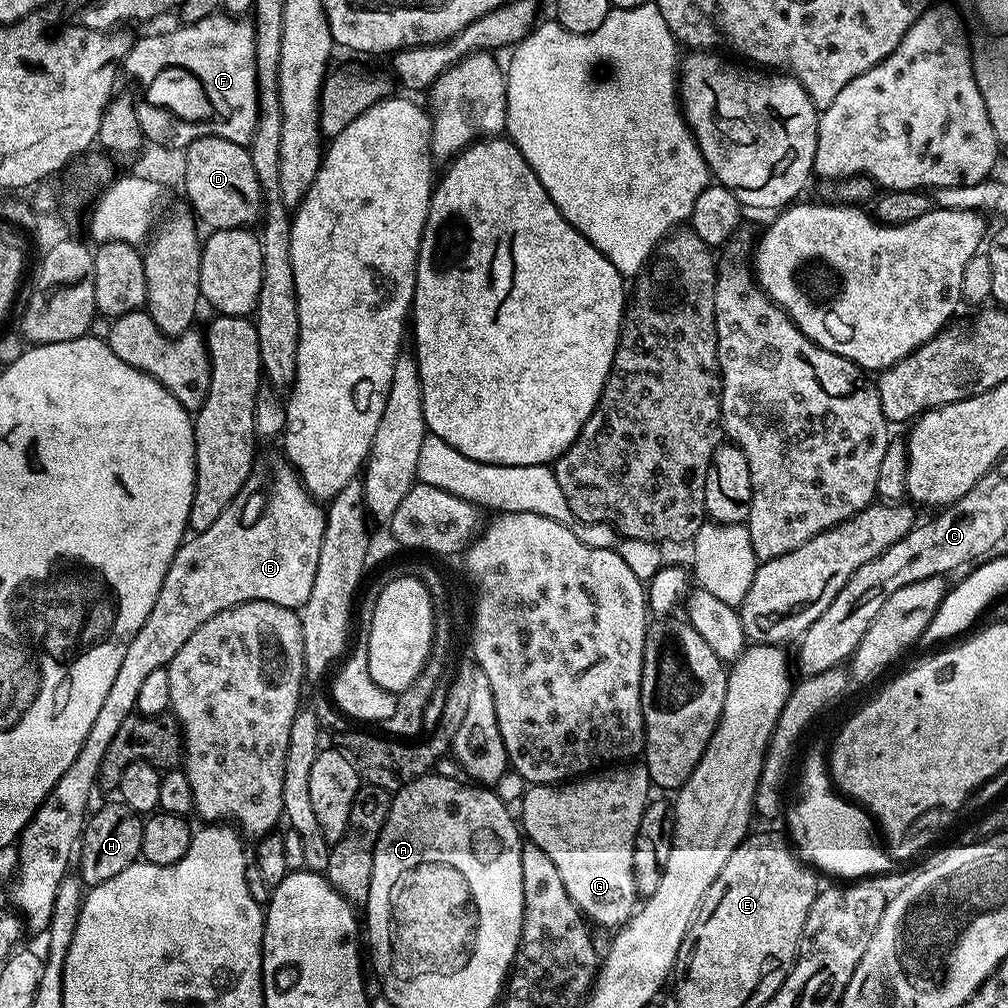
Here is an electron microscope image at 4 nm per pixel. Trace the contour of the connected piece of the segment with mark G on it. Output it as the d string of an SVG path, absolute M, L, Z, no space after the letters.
M632 762L559 784L533 784L520 804L518 820L523 835L546 850L554 866L558 866L558 875L572 903L601 929L619 928L638 907L632 873L634 840L650 801L648 788L648 769L643 763Z

